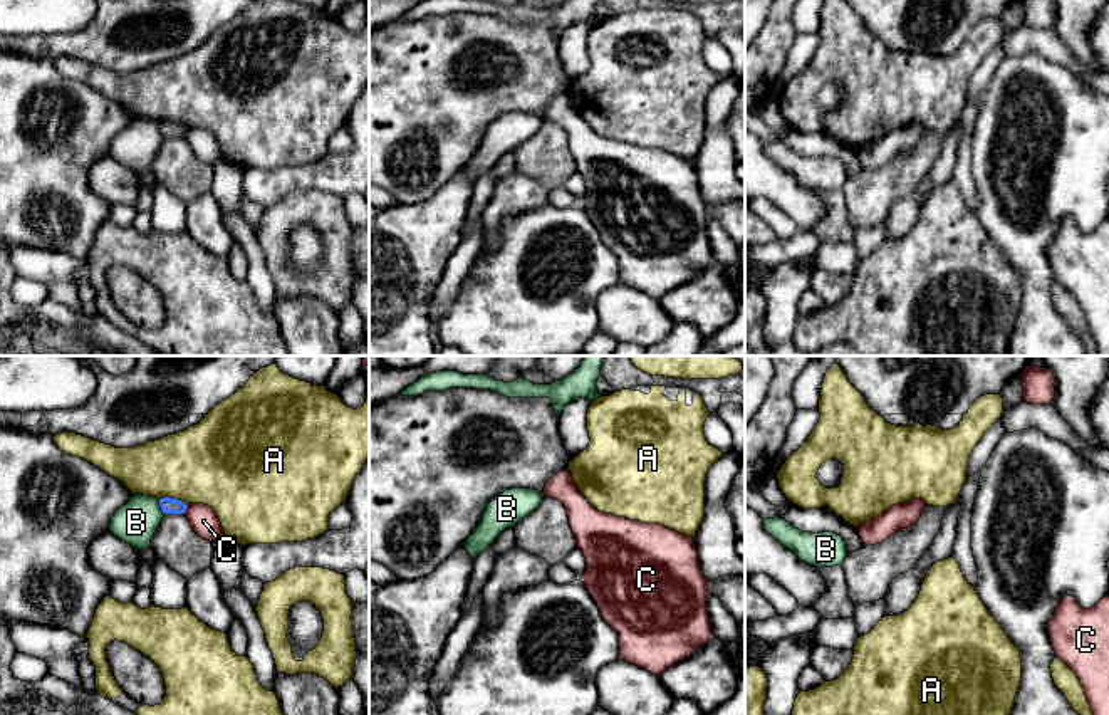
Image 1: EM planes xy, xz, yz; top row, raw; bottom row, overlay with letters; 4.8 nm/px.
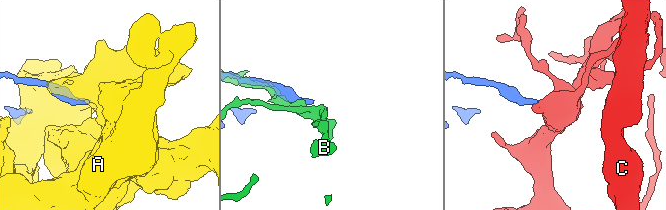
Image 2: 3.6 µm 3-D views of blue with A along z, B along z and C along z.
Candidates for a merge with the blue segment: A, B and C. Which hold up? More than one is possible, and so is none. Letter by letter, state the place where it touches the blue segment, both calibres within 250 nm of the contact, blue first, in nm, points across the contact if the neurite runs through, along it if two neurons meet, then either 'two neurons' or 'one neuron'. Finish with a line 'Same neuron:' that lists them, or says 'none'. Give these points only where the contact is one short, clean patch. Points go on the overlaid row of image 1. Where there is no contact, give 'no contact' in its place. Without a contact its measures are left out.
A: xy (173, 499) | 80/400 nm | two neurons
B: xy (161, 507) | 80/200 nm | two neurons
C: xy (185, 509) | 80/140 nm | along xy (188, 506), (183, 512) | two neurons
Same neuron: none

